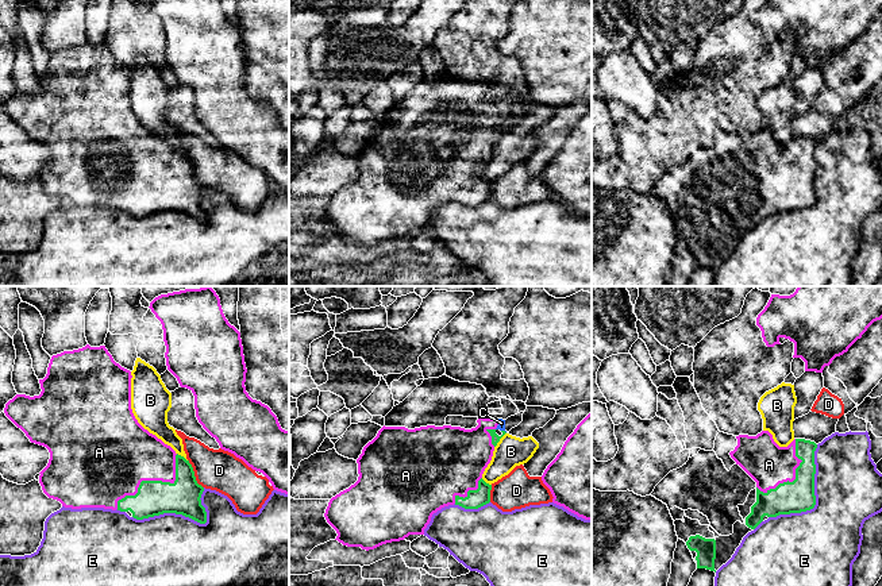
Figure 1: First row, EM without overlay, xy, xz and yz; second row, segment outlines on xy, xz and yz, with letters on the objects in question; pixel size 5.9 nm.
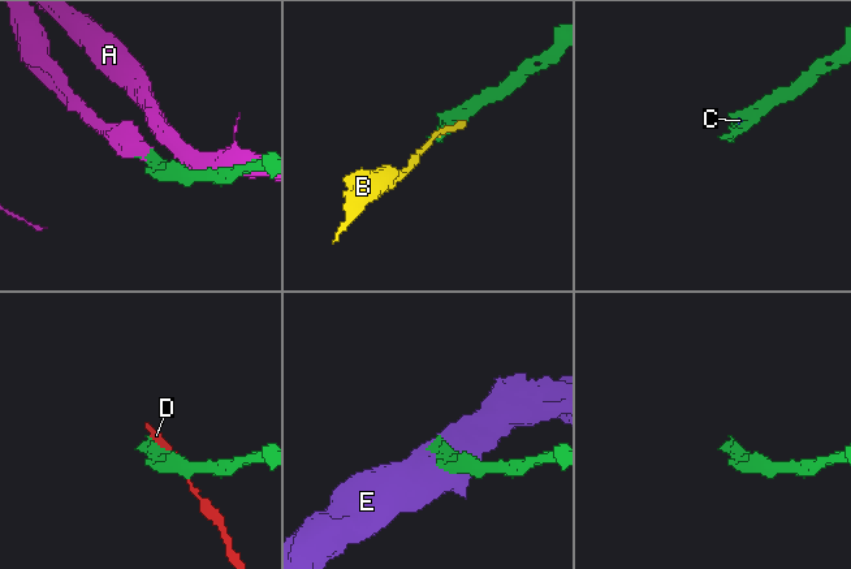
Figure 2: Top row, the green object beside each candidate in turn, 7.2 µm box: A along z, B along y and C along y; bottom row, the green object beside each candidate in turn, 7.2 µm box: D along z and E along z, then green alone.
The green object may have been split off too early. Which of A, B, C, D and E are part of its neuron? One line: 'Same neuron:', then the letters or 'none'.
Same neuron: A

